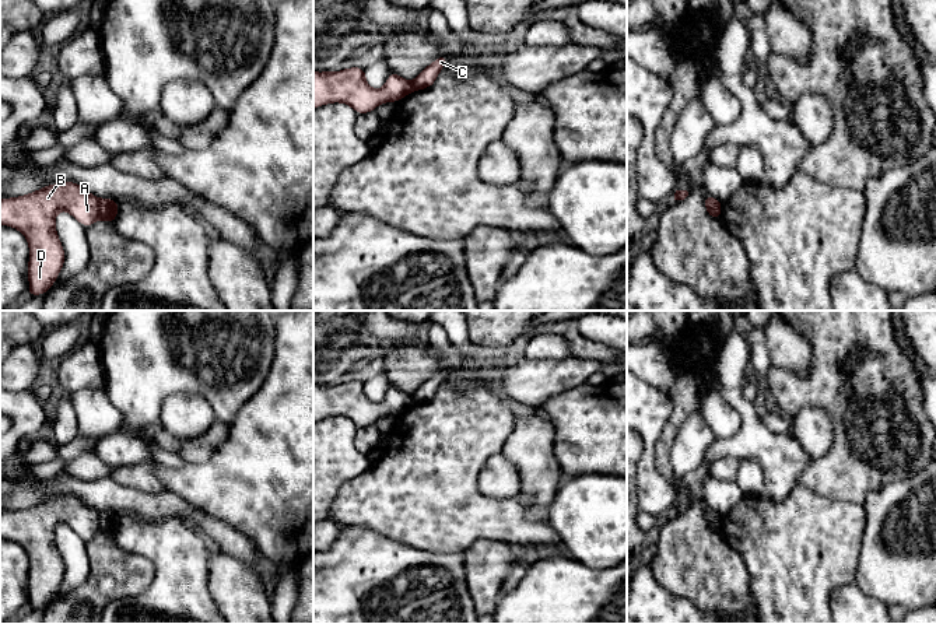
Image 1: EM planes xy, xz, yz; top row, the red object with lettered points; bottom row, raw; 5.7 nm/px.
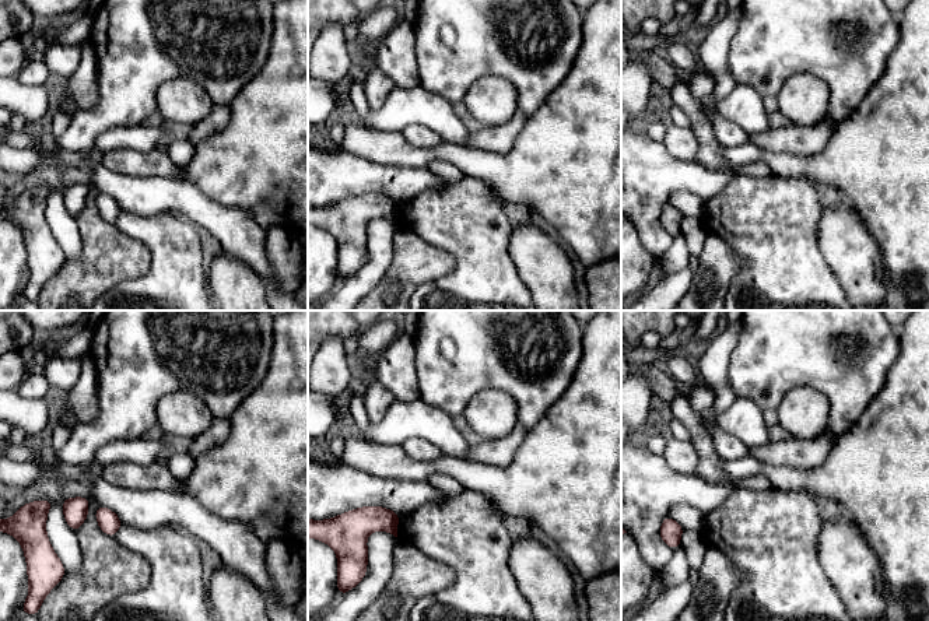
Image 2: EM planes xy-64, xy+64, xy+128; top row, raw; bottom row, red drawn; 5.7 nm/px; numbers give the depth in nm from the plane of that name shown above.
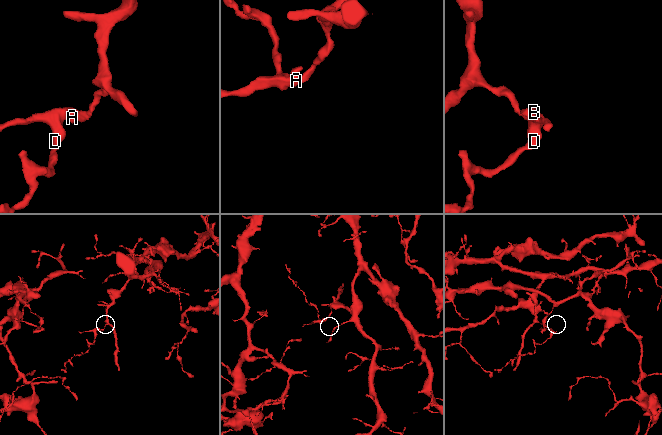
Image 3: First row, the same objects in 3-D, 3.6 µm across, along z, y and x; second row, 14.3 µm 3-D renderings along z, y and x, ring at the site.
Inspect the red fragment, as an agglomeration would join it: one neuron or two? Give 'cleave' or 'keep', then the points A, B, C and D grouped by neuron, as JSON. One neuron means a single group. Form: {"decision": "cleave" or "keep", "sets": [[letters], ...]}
{"decision": "cleave", "sets": [["A", "B", "D"], ["C"]]}

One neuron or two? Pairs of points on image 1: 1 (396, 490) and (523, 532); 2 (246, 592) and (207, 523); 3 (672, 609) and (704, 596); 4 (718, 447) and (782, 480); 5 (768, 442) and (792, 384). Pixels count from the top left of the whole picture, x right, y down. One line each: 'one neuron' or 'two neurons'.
1: one neuron
2: two neurons
3: two neurons
4: one neuron
5: two neurons

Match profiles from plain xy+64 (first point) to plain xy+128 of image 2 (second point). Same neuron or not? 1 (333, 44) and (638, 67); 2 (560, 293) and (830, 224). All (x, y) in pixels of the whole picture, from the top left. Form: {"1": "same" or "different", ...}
{"1": "different", "2": "same"}

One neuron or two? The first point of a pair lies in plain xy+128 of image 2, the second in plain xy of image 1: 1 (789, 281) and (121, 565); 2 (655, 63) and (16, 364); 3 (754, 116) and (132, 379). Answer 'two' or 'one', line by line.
1: two
2: one
3: two

